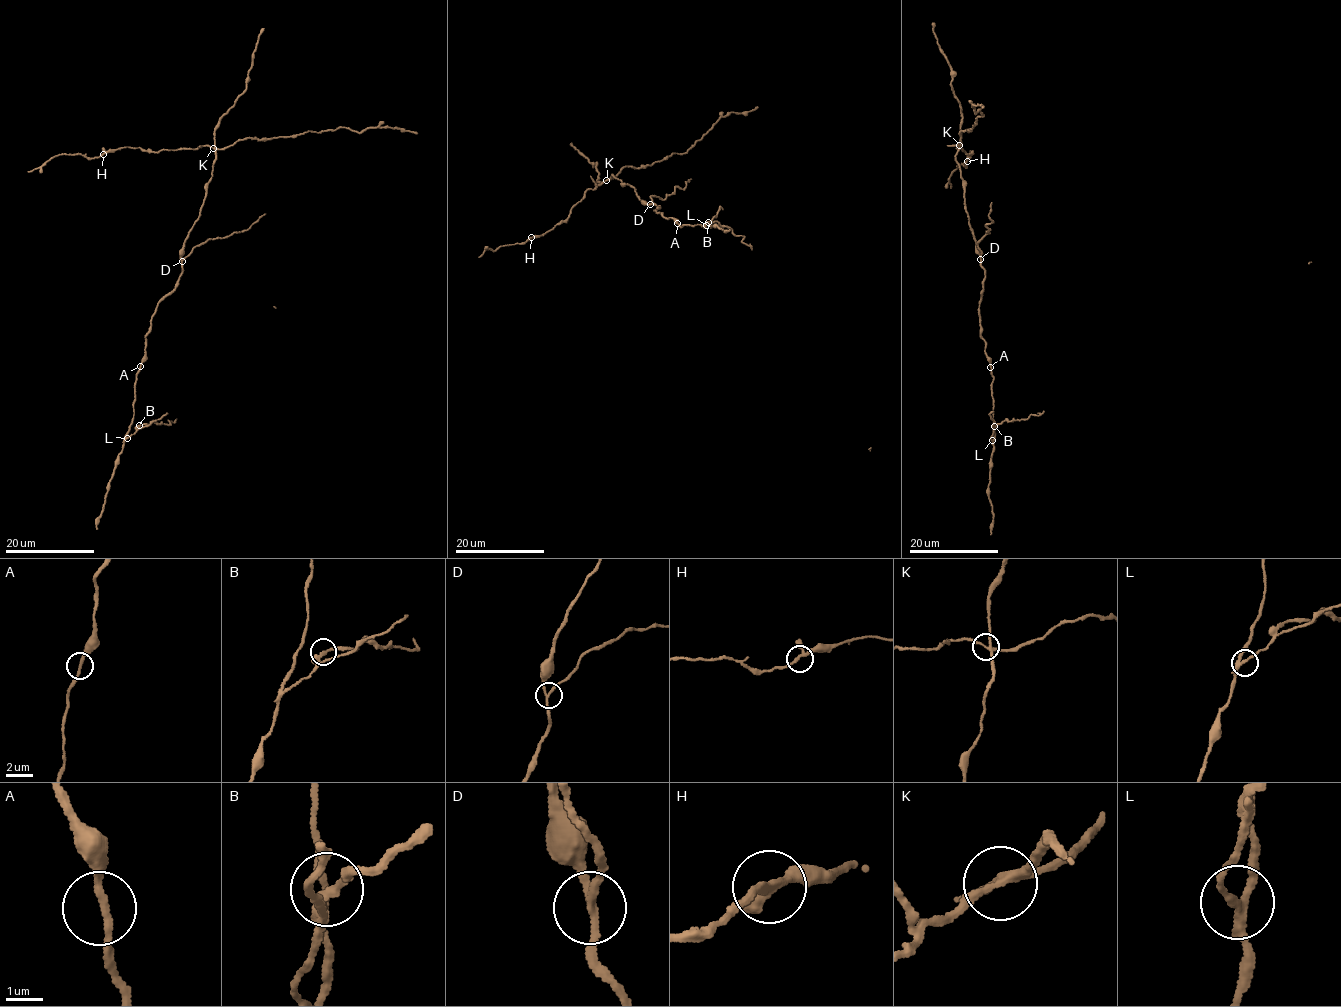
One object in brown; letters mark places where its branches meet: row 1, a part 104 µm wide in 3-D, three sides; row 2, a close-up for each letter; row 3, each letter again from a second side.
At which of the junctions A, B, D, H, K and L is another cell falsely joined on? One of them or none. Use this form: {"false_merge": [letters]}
{"false_merge": ["D"]}

